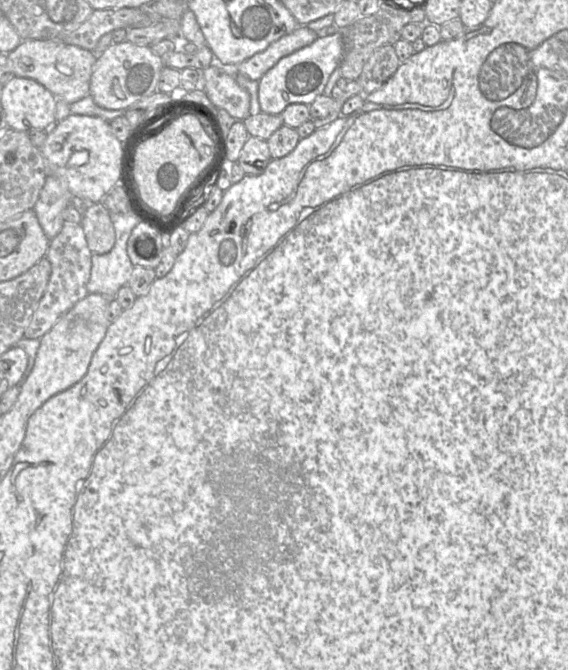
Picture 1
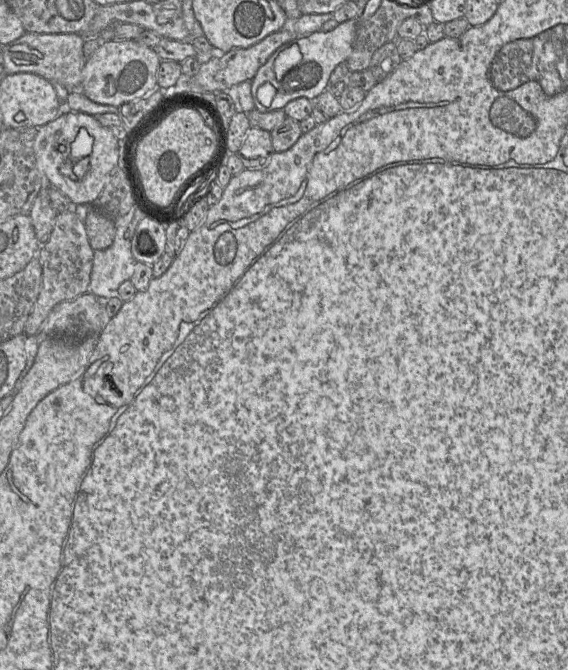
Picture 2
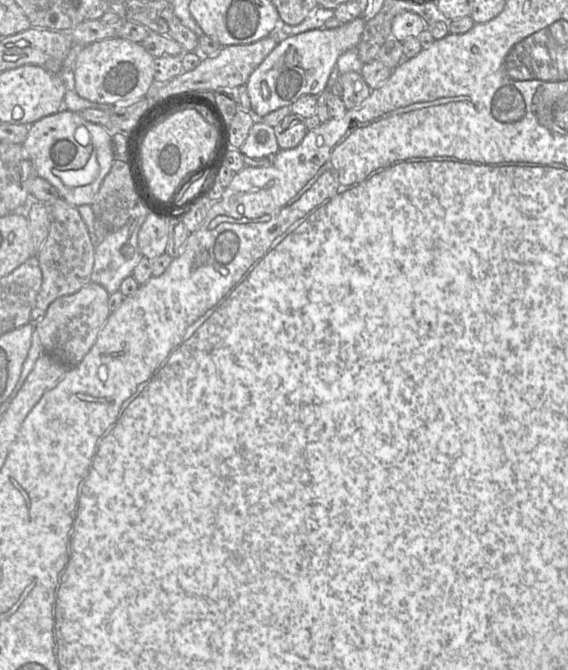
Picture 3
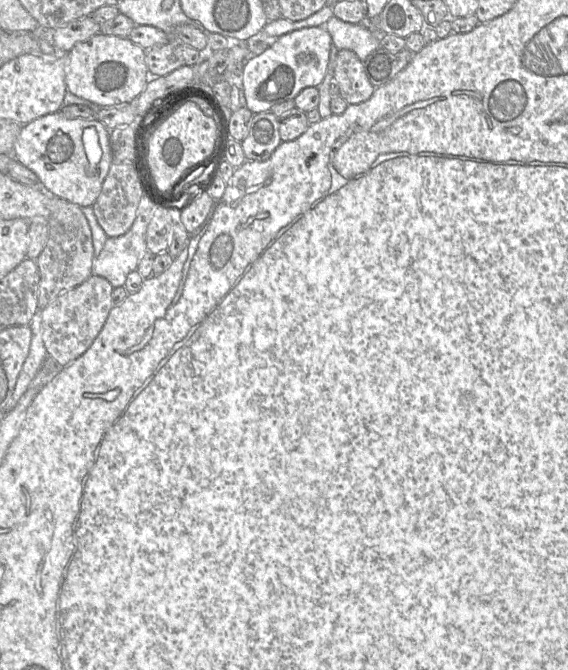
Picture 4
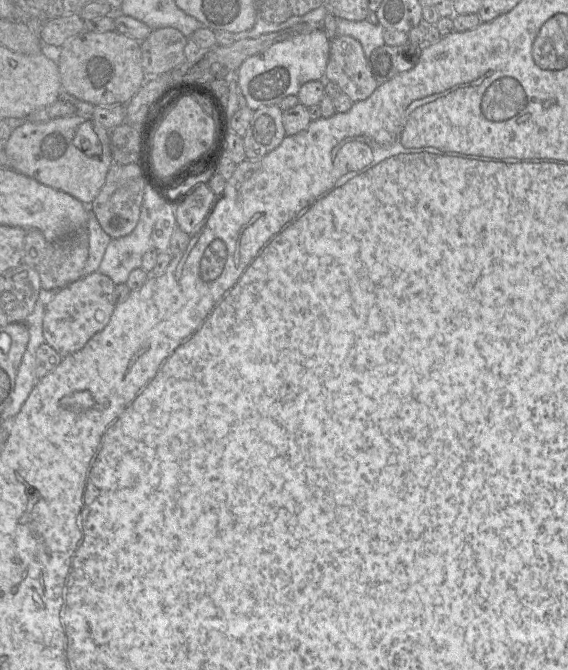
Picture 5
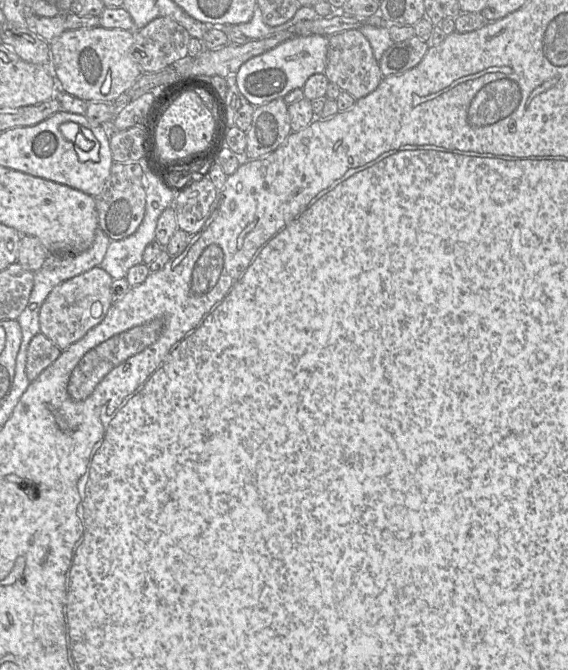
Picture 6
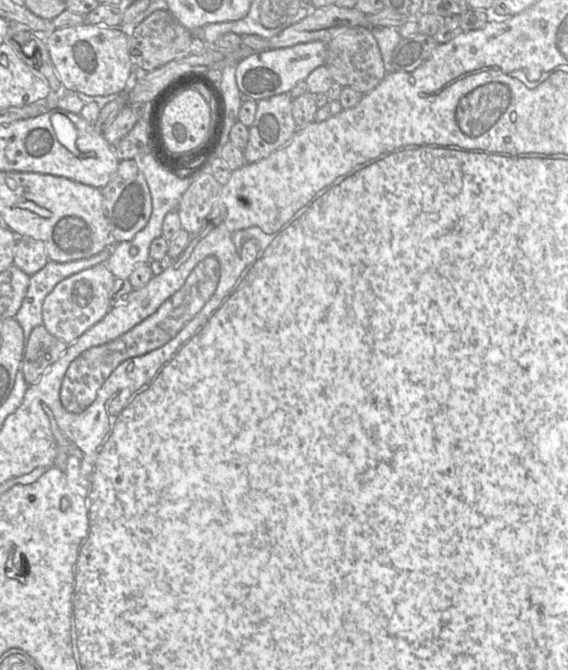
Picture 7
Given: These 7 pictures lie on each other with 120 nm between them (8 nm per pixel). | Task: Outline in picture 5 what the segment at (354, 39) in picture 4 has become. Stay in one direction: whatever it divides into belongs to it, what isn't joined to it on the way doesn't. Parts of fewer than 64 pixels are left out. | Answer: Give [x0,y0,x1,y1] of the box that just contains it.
[336,18,385,60]

